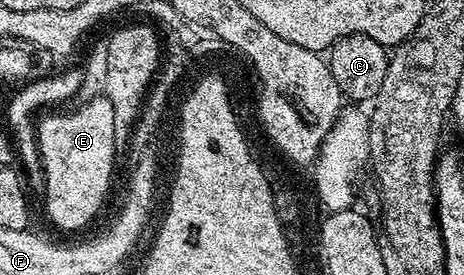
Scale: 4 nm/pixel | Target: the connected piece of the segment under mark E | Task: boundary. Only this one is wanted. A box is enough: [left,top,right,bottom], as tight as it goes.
[37,98,119,232]

